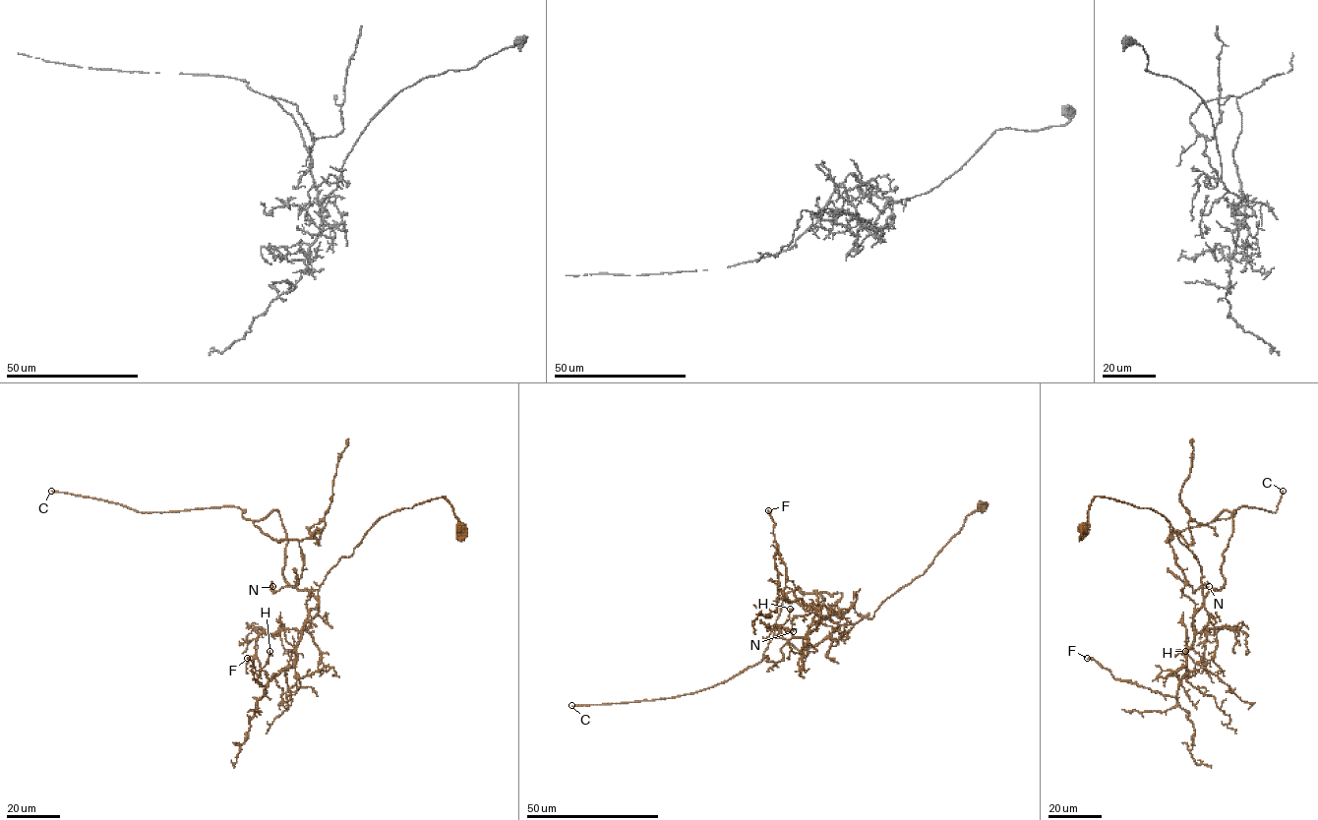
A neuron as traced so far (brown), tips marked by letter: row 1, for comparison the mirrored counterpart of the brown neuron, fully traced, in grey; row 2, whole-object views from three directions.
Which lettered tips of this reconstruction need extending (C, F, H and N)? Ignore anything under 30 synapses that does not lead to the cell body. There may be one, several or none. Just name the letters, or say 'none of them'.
C

